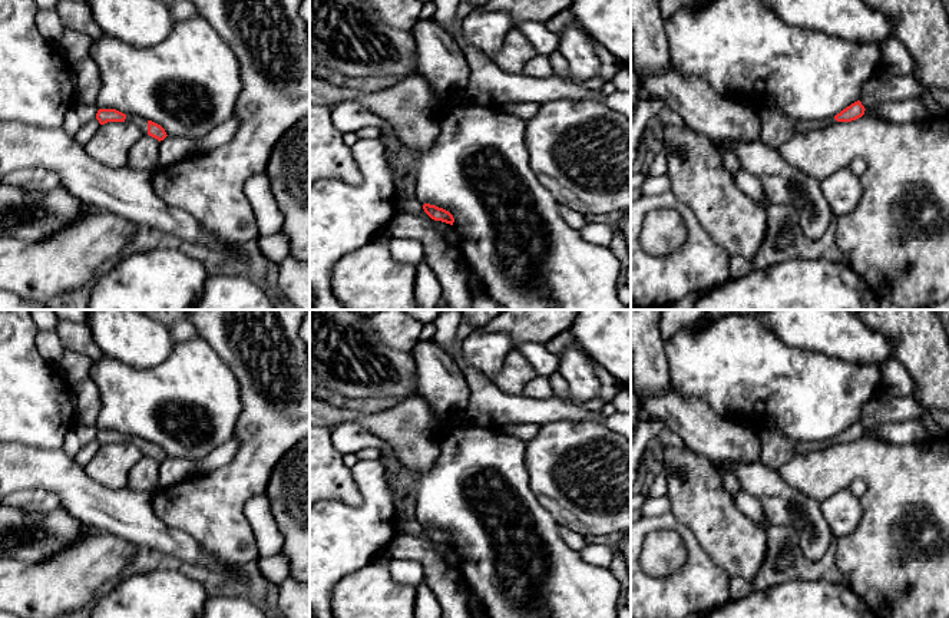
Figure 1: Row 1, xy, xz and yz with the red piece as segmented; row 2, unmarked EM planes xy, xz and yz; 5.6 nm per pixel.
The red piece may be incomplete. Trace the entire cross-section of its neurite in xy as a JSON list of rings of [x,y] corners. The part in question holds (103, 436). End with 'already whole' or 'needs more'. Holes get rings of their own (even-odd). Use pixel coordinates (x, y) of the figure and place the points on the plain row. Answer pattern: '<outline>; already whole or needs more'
[[[99,430],[96,434],[96,440],[100,446],[105,446],[108,443],[125,443],[126,436],[116,430]]]; already whole

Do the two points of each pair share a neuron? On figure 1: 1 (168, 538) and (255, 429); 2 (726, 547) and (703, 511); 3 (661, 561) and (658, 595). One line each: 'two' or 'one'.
1: two
2: one
3: two

